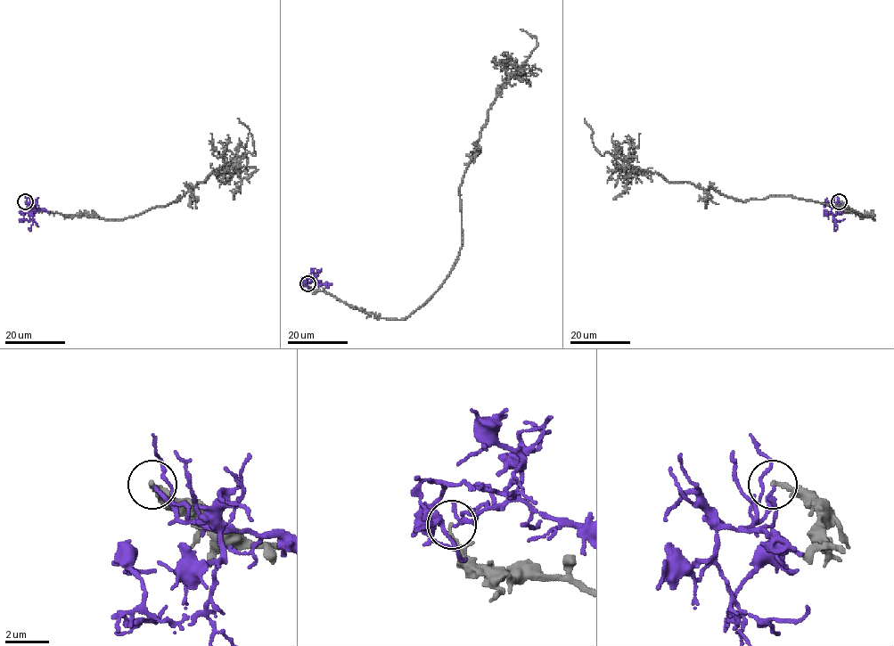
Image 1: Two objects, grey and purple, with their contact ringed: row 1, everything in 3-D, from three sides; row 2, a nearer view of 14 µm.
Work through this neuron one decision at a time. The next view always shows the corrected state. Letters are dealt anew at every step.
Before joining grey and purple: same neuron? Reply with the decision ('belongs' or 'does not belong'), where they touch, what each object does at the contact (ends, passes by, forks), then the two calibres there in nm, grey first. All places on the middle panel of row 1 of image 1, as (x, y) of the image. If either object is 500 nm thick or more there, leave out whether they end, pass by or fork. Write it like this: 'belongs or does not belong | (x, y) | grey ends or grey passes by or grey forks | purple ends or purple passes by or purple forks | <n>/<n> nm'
does not belong | (307, 283) | grey ends | purple ends | 200/150 nm

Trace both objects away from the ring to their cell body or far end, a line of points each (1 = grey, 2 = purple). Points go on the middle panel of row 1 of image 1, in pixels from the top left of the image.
1: (307, 283), (390, 319), (406, 318), (438, 288), (462, 244), (459, 186), (487, 110), (537, 46), (520, 28)
2: (307, 283), (317, 276), (314, 279), (303, 278), (309, 289)

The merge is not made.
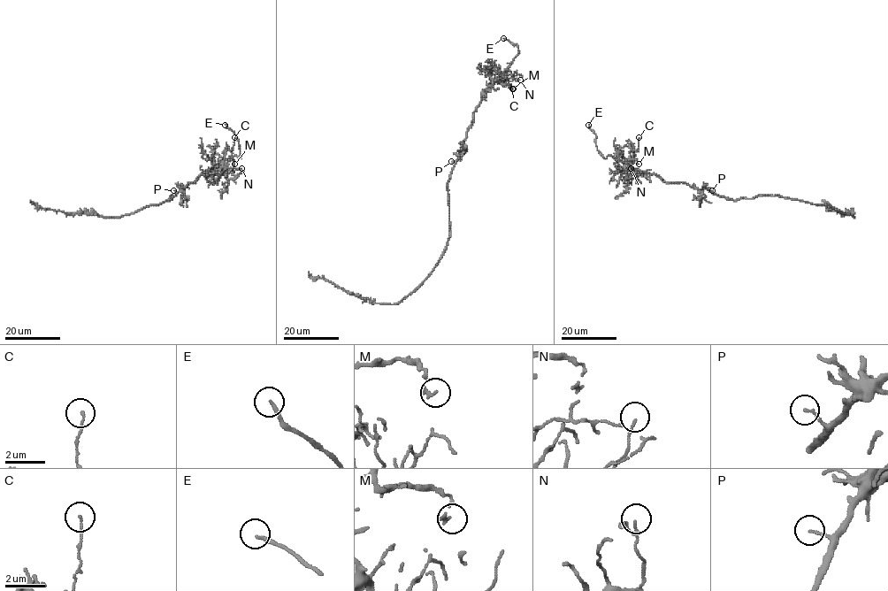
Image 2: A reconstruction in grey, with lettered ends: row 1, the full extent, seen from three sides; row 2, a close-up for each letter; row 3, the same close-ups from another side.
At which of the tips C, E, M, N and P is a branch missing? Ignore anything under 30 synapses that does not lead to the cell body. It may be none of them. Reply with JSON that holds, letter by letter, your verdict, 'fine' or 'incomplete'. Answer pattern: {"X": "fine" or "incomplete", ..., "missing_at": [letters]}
{"C": "fine", "E": "incomplete", "M": "fine", "N": "fine", "P": "fine", "missing_at": ["E"]}

